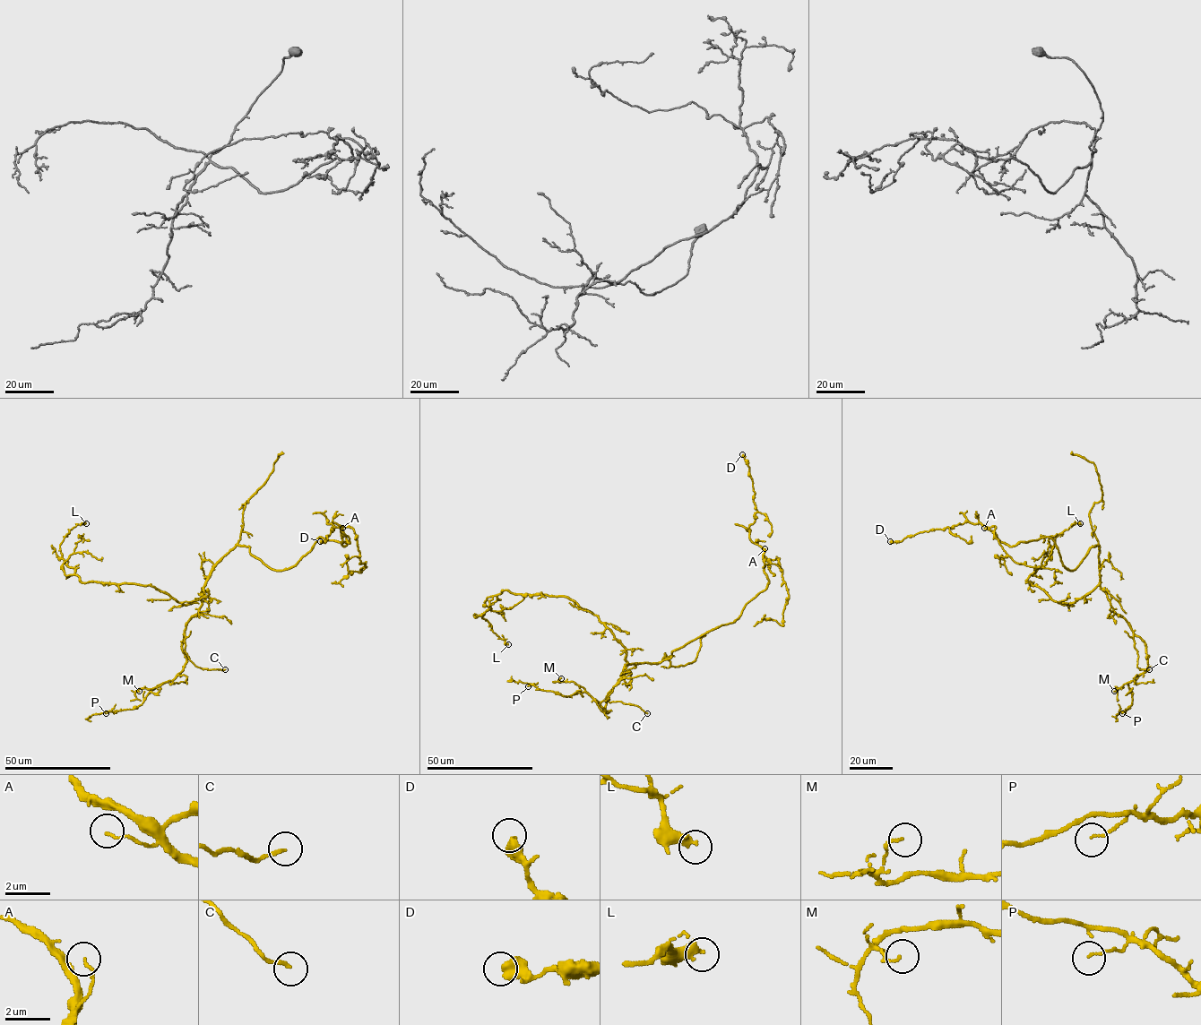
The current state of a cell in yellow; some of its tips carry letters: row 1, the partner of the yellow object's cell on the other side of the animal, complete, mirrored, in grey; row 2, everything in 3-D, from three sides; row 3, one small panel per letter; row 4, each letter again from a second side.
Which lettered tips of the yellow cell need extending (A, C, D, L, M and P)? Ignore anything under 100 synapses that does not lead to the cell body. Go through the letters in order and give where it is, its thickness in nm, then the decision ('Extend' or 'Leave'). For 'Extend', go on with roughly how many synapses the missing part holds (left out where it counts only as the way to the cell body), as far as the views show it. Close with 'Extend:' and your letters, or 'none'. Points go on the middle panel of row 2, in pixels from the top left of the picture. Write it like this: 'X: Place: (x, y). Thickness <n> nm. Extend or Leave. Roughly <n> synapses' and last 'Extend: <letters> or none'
A: Place: (764, 548). Thickness 100 nm. Leave
C: Place: (647, 713). Thickness 140 nm. Leave
D: Place: (742, 454). Thickness 550 nm. Leave
L: Place: (508, 644). Thickness 400 nm. Leave
M: Place: (561, 678). Thickness 100 nm. Leave
P: Place: (528, 686). Thickness 80 nm. Leave
Extend: none

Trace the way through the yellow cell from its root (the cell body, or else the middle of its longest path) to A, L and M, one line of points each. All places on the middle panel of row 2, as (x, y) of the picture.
A: (670, 656), (673, 650), (732, 623), (744, 607), (764, 590), (769, 581), (764, 571), (764, 548)
L: (670, 656), (658, 662), (628, 664), (626, 649), (614, 633), (573, 600), (503, 590), (482, 617), (508, 644)
M: (670, 656), (658, 662), (627, 664), (606, 699), (609, 711), (583, 687), (559, 682), (561, 678)

